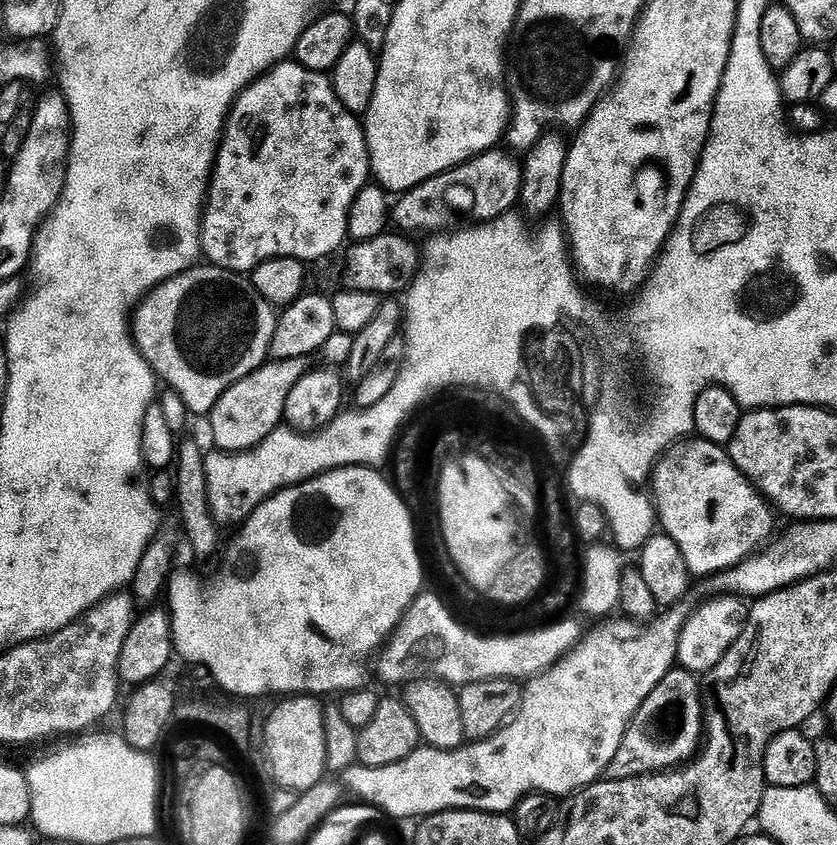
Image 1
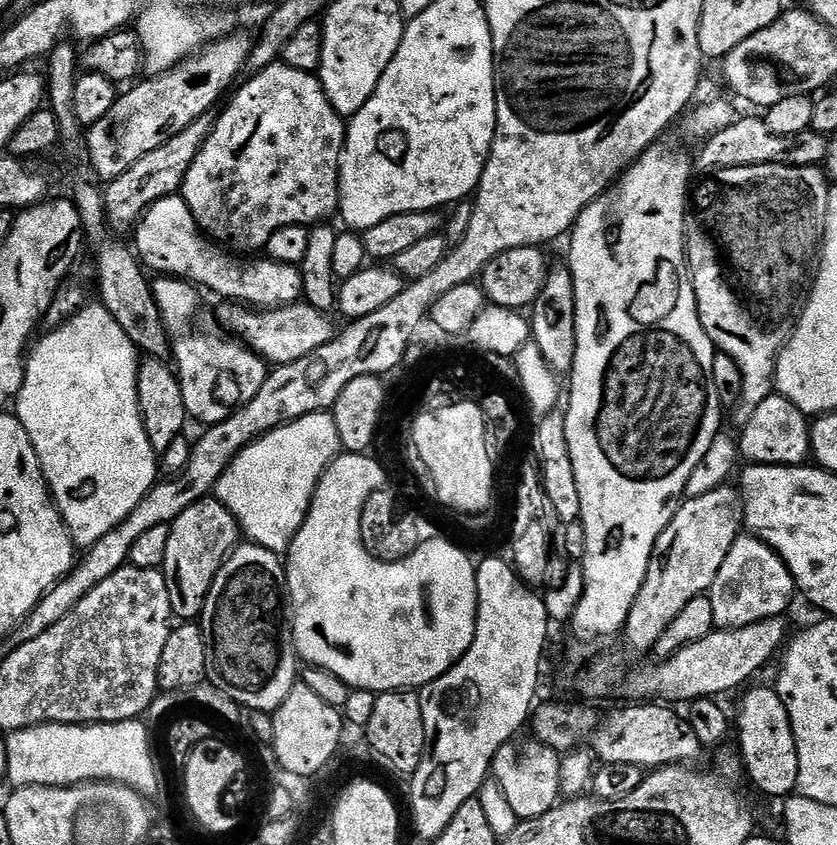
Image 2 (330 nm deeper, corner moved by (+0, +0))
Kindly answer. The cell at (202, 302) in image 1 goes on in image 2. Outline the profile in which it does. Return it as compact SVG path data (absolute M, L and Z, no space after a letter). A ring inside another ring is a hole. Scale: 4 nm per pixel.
M239 302L229 303L228 308L220 312L220 320L257 356L263 358L269 365L279 366L293 363L303 356L310 355L323 344L333 340L332 324L327 320L321 309L307 302L286 304L283 308L257 310Z

